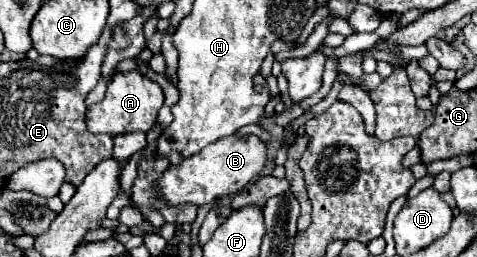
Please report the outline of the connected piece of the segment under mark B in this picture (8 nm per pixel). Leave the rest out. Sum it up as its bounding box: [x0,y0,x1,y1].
[159,134,267,206]

